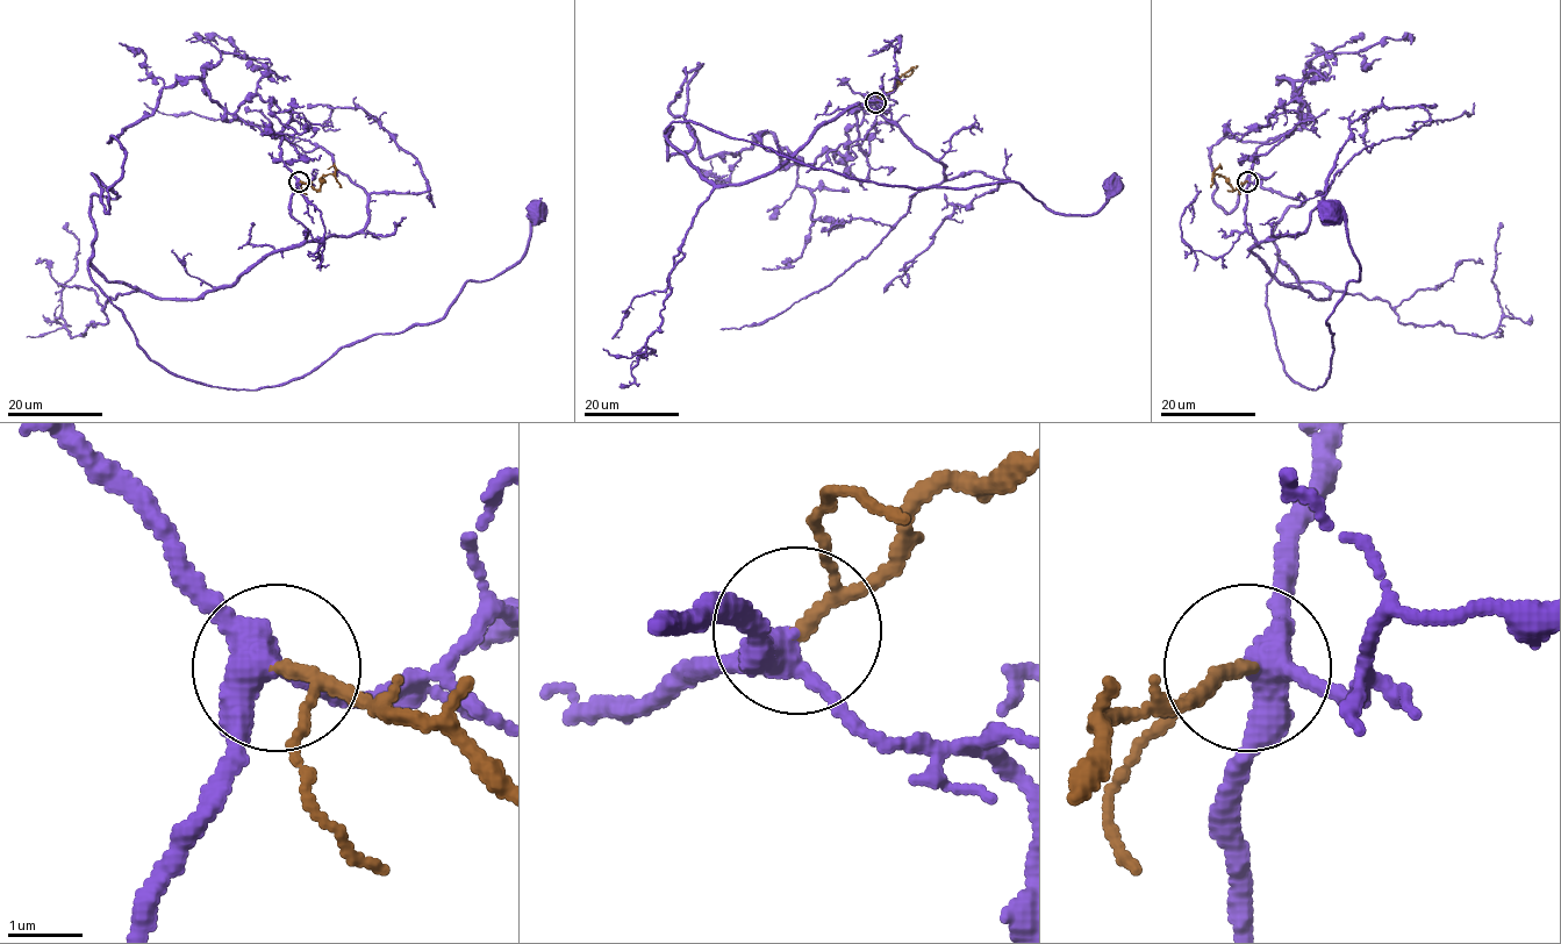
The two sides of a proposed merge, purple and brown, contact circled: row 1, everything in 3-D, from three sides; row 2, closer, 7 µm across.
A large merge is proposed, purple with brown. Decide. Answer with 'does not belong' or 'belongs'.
belongs

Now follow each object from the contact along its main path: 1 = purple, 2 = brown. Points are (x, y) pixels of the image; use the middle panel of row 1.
1: (876, 102), (742, 183), (664, 134), (693, 121), (880, 184), (1014, 181), (1069, 215), (1109, 185)
2: (876, 102), (903, 77)

